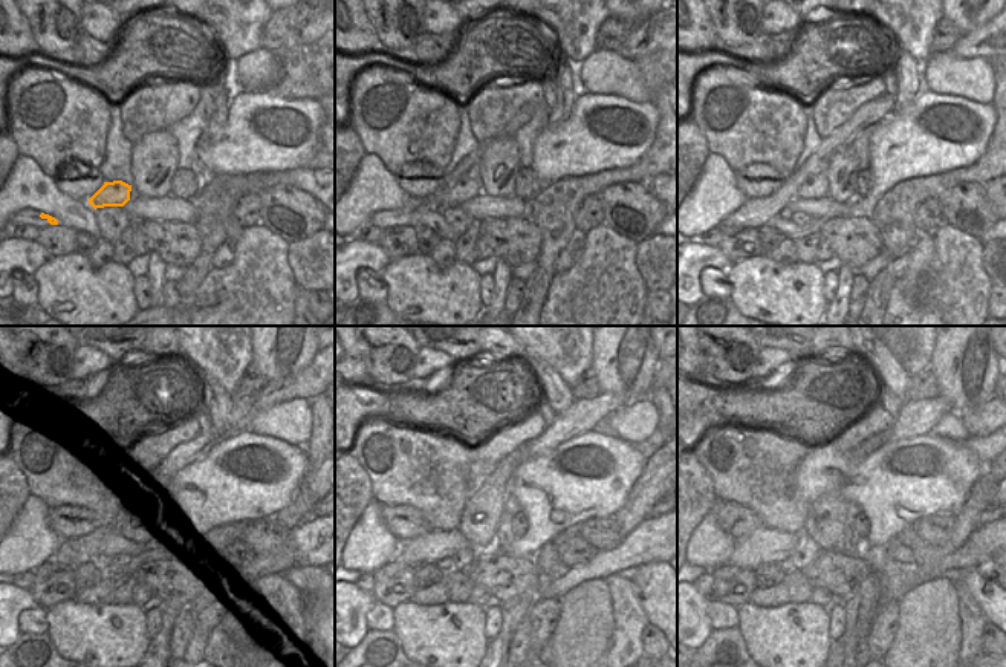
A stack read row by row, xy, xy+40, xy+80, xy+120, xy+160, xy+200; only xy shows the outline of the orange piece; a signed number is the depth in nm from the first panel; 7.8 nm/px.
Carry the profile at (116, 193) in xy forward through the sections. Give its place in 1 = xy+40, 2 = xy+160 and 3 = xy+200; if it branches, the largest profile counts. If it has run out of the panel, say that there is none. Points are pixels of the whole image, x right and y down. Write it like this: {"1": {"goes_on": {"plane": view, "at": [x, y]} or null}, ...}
{"1": {"goes_on": {"plane": "xy+40", "at": [464, 182]}}, "2": {"goes_on": {"plane": "xy+160", "at": [483, 508]}}, "3": {"goes_on": {"plane": "xy+200", "at": [826, 520]}}}

